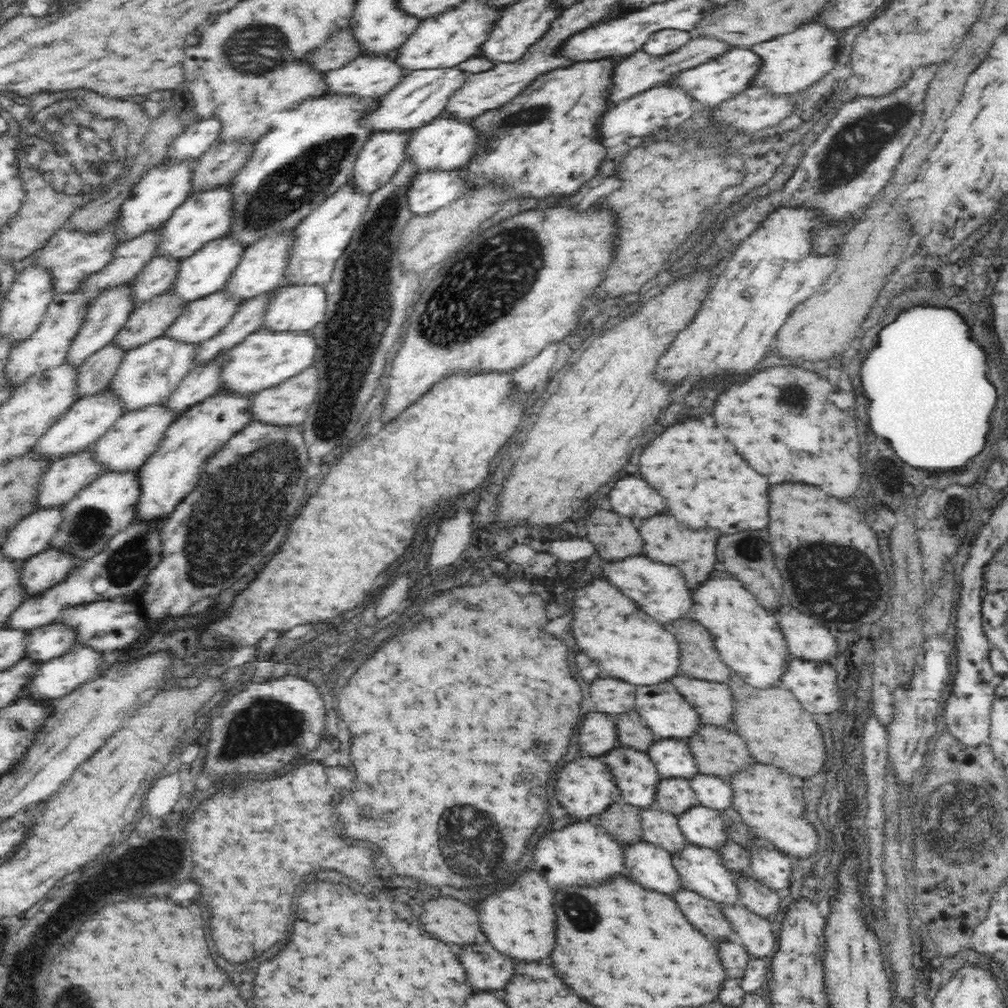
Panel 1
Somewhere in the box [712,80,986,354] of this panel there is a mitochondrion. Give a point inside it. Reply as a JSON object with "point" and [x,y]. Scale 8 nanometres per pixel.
{"point":[857,144]}

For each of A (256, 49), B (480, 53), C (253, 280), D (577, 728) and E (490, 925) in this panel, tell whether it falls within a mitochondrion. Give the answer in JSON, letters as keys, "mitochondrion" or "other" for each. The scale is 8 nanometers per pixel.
{"A":"mitochondrion","B":"other","C":"other","D":"other","E":"other"}

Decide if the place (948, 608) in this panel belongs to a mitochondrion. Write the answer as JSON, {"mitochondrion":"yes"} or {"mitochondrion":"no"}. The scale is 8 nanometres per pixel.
{"mitochondrion":"no"}

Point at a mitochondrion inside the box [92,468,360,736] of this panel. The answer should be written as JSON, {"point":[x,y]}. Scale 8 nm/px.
{"point":[122,568]}

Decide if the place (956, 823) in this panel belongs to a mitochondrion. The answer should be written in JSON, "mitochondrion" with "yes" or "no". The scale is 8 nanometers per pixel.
{"mitochondrion":"yes"}

